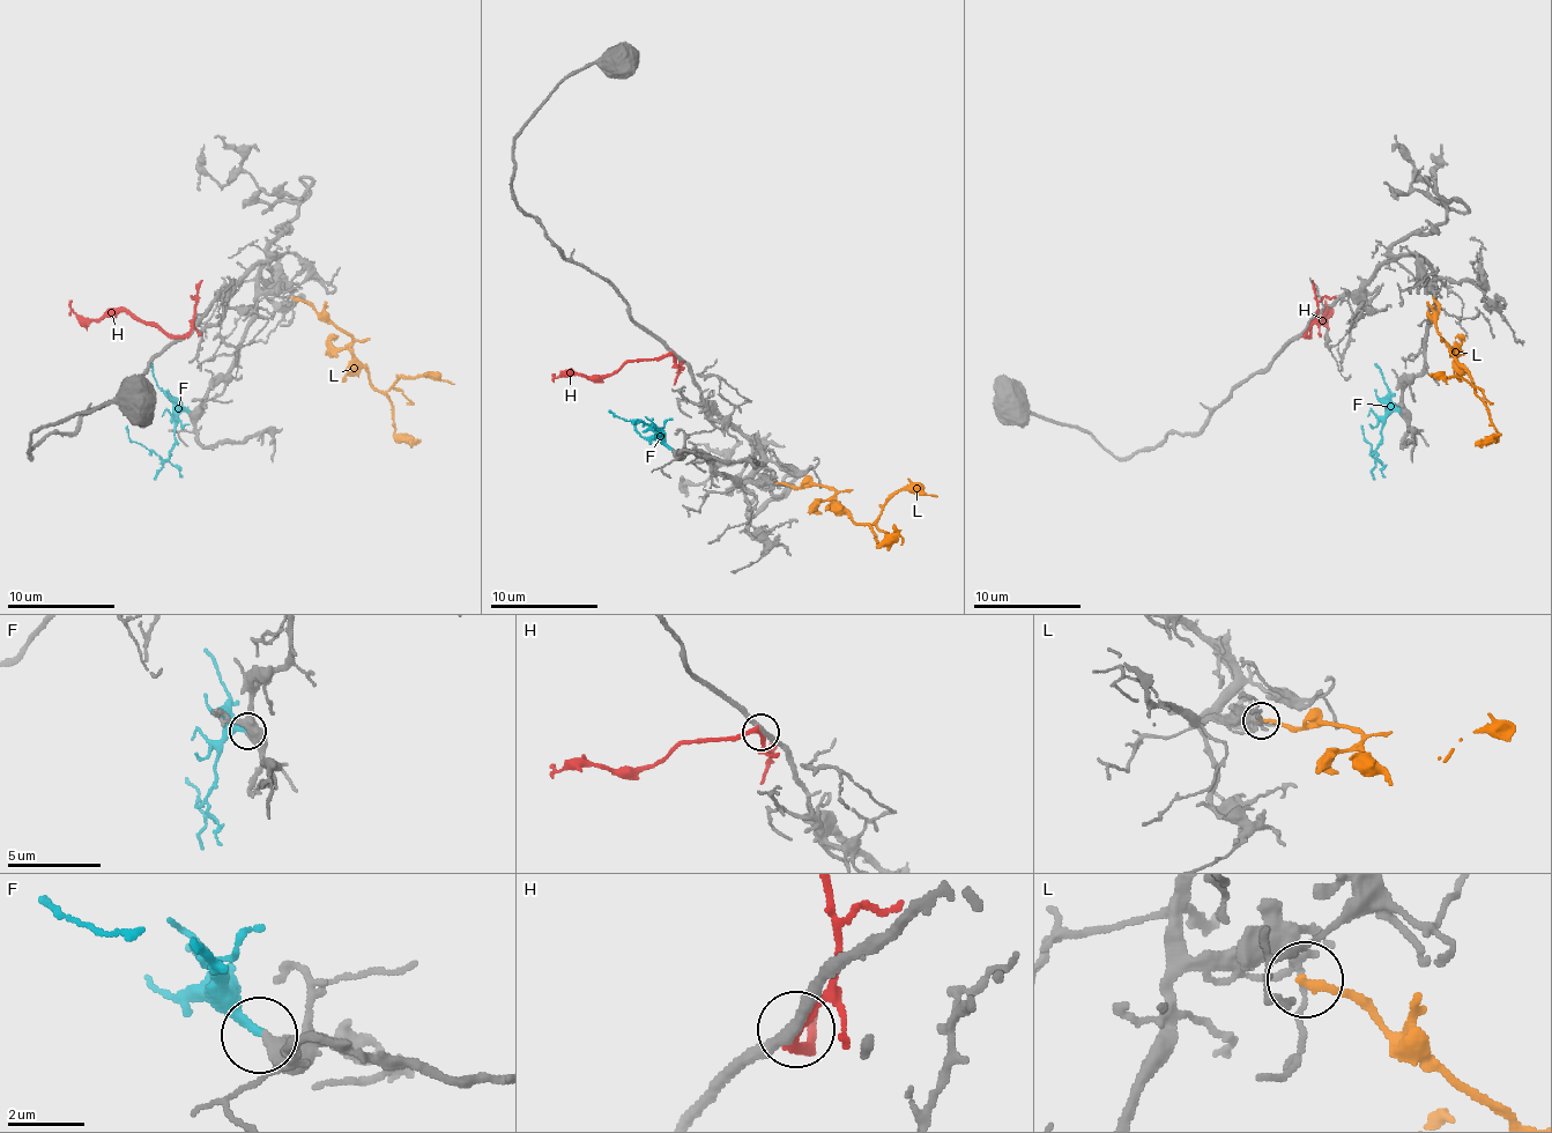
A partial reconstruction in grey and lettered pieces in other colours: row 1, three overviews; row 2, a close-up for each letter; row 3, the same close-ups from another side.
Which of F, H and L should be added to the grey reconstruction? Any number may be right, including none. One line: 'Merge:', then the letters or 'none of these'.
Merge: F

